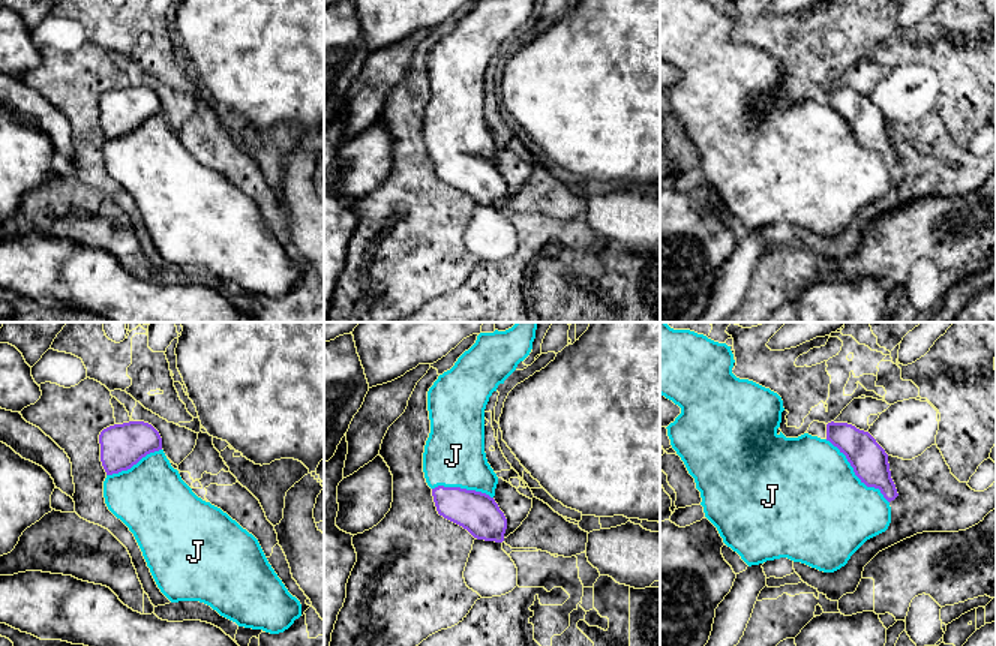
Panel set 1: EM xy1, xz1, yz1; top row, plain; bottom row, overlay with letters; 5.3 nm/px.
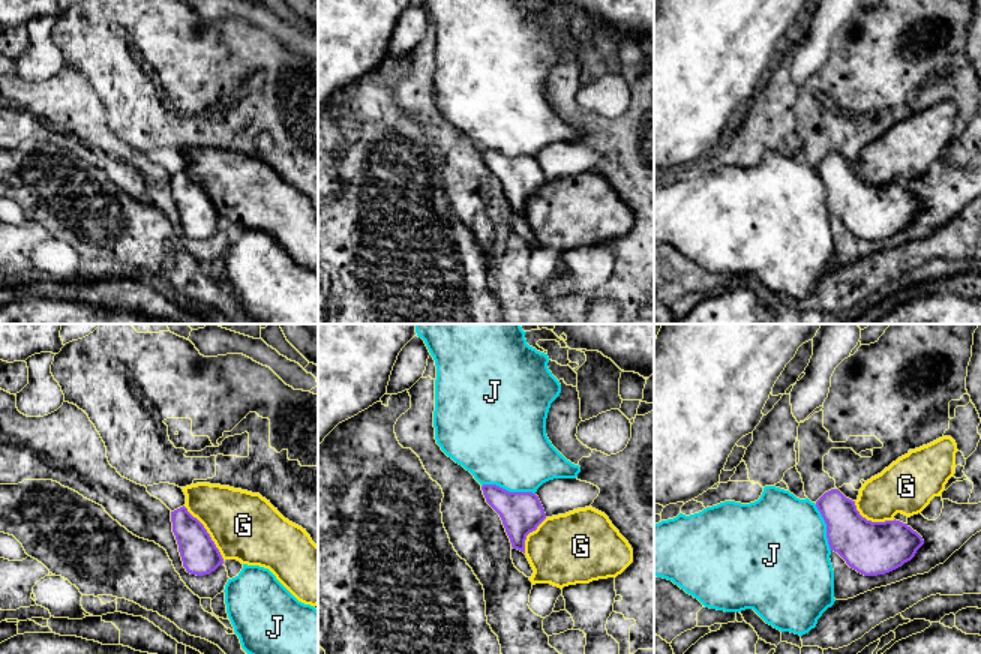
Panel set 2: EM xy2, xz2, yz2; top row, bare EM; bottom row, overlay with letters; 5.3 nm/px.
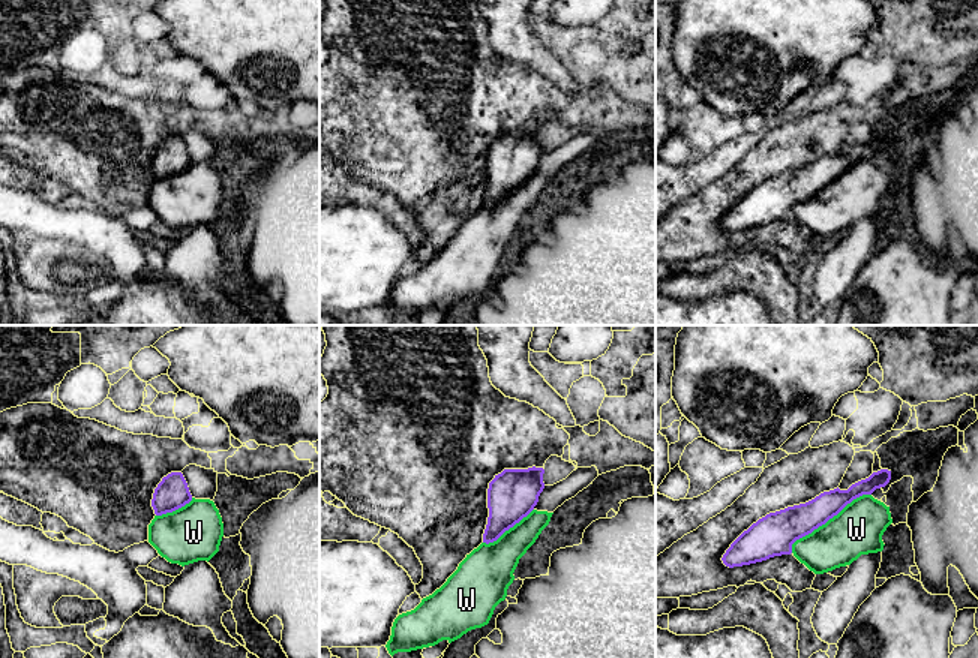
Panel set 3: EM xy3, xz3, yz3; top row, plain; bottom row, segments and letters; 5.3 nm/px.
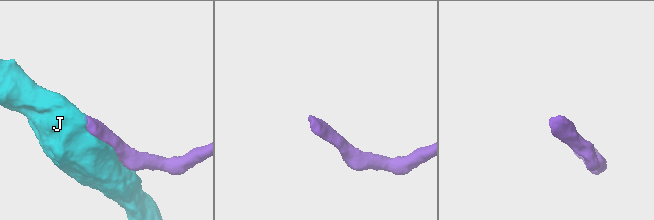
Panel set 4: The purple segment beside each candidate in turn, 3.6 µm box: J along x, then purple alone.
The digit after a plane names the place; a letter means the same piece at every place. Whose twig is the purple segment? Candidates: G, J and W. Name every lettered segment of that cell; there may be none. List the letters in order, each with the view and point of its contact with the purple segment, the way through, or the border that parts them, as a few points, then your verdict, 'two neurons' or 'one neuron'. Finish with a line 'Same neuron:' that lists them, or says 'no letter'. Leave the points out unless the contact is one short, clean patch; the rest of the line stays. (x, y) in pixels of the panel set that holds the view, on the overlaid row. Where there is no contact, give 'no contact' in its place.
G: meets purple in xy2 at (207, 533); two neurons
J: meets purple in yz1 at (855, 474); one neuron
W: meets purple in yz3 at (827, 520); two neurons
Same neuron: J

